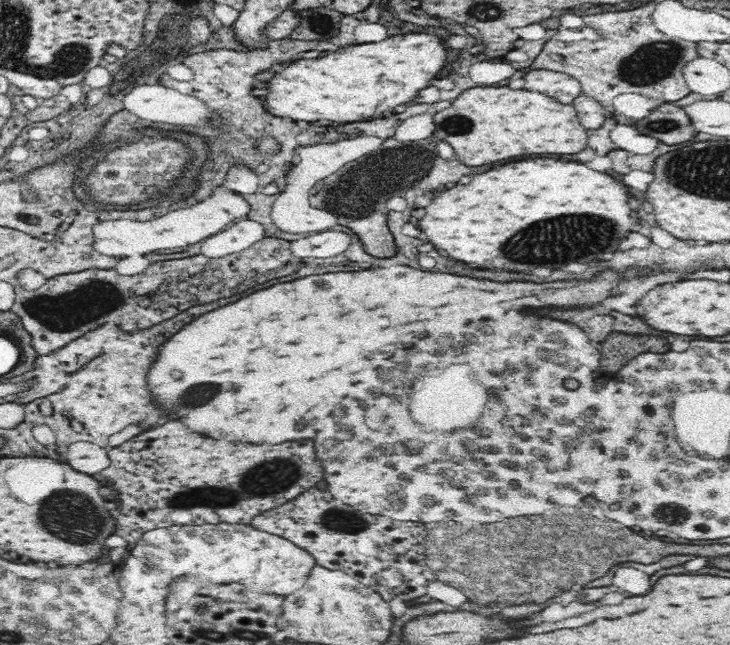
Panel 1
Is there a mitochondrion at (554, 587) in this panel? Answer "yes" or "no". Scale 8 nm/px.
yes

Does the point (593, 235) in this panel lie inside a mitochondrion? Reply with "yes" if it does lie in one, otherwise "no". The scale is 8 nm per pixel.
yes

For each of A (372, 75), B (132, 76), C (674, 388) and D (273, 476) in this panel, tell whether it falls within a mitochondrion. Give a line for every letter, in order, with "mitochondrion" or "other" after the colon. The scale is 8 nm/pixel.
A: other
B: other
C: other
D: mitochondrion

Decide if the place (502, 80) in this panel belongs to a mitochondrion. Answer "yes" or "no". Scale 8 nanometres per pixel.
no

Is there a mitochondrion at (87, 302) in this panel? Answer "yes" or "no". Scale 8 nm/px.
yes

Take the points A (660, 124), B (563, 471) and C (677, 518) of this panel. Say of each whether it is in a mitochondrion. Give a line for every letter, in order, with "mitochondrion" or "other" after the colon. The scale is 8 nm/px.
A: mitochondrion
B: other
C: mitochondrion

